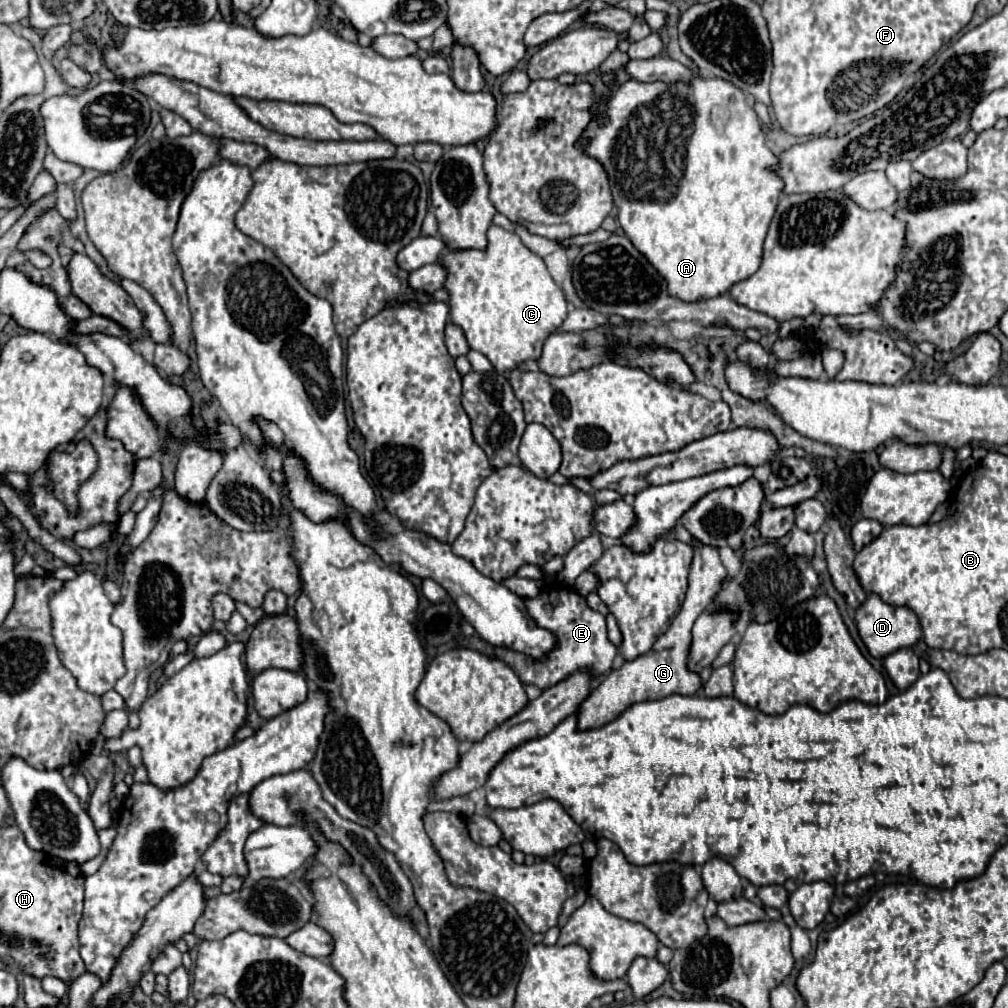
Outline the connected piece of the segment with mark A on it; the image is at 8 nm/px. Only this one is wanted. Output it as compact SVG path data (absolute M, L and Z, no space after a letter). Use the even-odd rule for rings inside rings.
M695 78L691 84L663 84L663 82L637 82L629 80L619 84L617 88L611 90L609 102L605 106L599 106L601 112L609 114L609 124L599 126L599 122L591 122L585 136L591 138L591 144L587 146L587 154L597 158L609 176L611 182L611 192L615 198L615 206L619 210L619 224L625 230L627 238L633 242L633 246L645 254L645 258L651 262L651 266L665 278L669 296L679 298L683 302L699 302L699 300L709 300L717 298L729 292L729 286L749 278L749 274L755 274L761 266L761 254L763 254L763 240L769 228L769 222L773 218L773 210L777 208L777 200L783 188L783 182L769 172L769 166L777 162L775 154L765 146L765 134L761 130L761 122L757 114L753 112L751 106L745 104L743 92L733 86L731 82L719 80L719 78Z

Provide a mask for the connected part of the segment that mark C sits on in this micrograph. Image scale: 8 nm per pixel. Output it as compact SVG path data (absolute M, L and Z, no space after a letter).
M493 224L487 230L487 246L483 250L447 250L437 258L437 264L447 270L443 288L449 292L449 320L465 332L473 350L491 360L497 372L513 370L525 360L537 360L545 338L567 318L565 296L547 272L543 258L531 252L515 232L507 232Z

